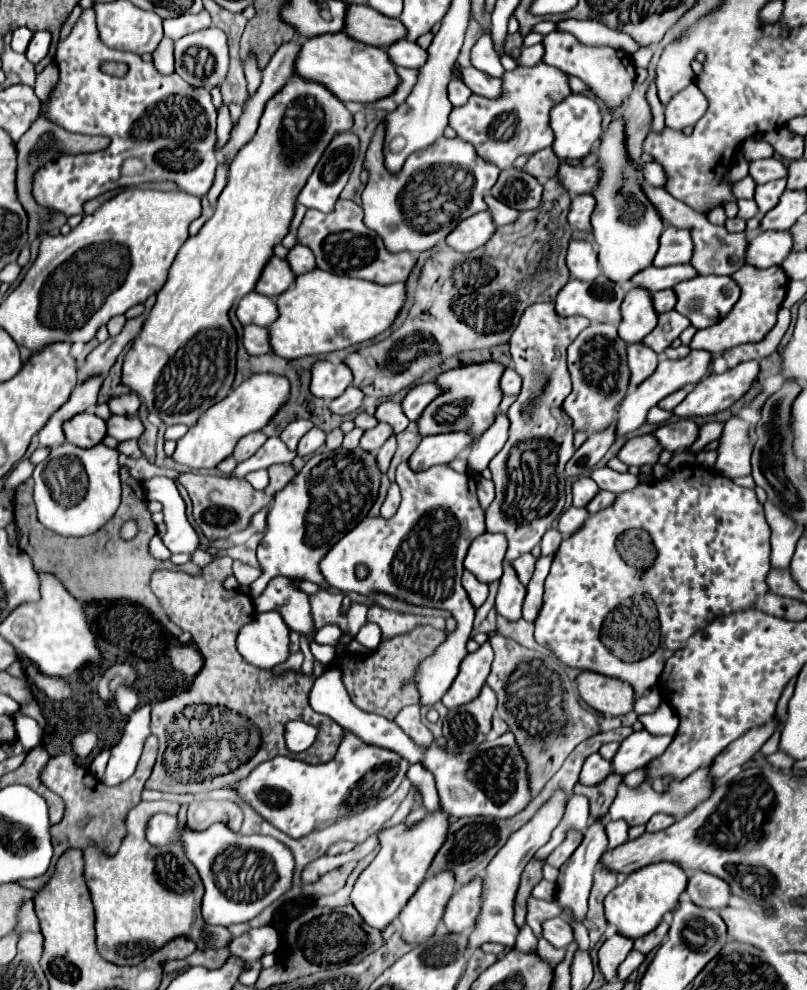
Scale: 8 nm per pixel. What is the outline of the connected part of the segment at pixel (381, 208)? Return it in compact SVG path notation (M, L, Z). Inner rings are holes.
M384 124L376 128L376 138L372 138L366 152L364 166L370 176L362 192L362 208L366 212L364 224L382 236L388 250L426 252L442 242L464 218L488 210L484 194L496 184L500 170L478 156L472 144L460 138L442 138L432 148L414 152L398 174L390 174L382 162L382 140Z

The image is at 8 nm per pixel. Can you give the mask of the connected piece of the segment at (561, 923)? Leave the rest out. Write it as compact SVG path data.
M556 916L548 922L544 922L544 938L554 948L566 948L574 940L574 930L562 916Z

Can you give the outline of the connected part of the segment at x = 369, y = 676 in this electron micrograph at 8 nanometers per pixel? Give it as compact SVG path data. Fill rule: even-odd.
M430 626L416 628L406 636L396 636L382 642L374 656L358 658L352 652L336 658L334 666L344 666L344 676L354 676L354 704L366 712L376 712L394 720L396 714L408 704L420 704L420 692L414 682L414 674L422 660L432 656L436 648L446 640L446 632L434 630Z

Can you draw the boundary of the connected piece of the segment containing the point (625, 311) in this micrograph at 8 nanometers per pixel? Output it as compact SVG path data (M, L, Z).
M640 286L628 288L622 302L622 322L618 326L620 338L628 344L642 342L658 322L652 294Z

